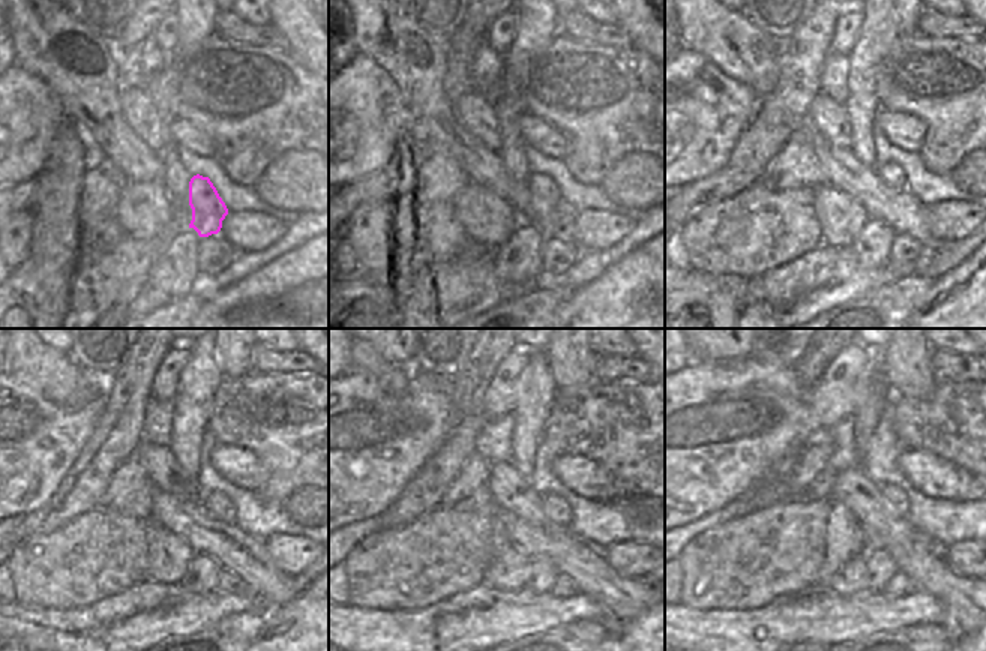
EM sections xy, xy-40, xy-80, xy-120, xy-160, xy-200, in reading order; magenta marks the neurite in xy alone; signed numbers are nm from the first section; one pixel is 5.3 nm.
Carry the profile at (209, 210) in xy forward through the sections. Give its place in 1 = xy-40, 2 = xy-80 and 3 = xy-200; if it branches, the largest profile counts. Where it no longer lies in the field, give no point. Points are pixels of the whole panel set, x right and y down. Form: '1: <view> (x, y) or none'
1: xy-40 (547, 206)
2: xy-80 (890, 173)
3: xy-200 (892, 495)

